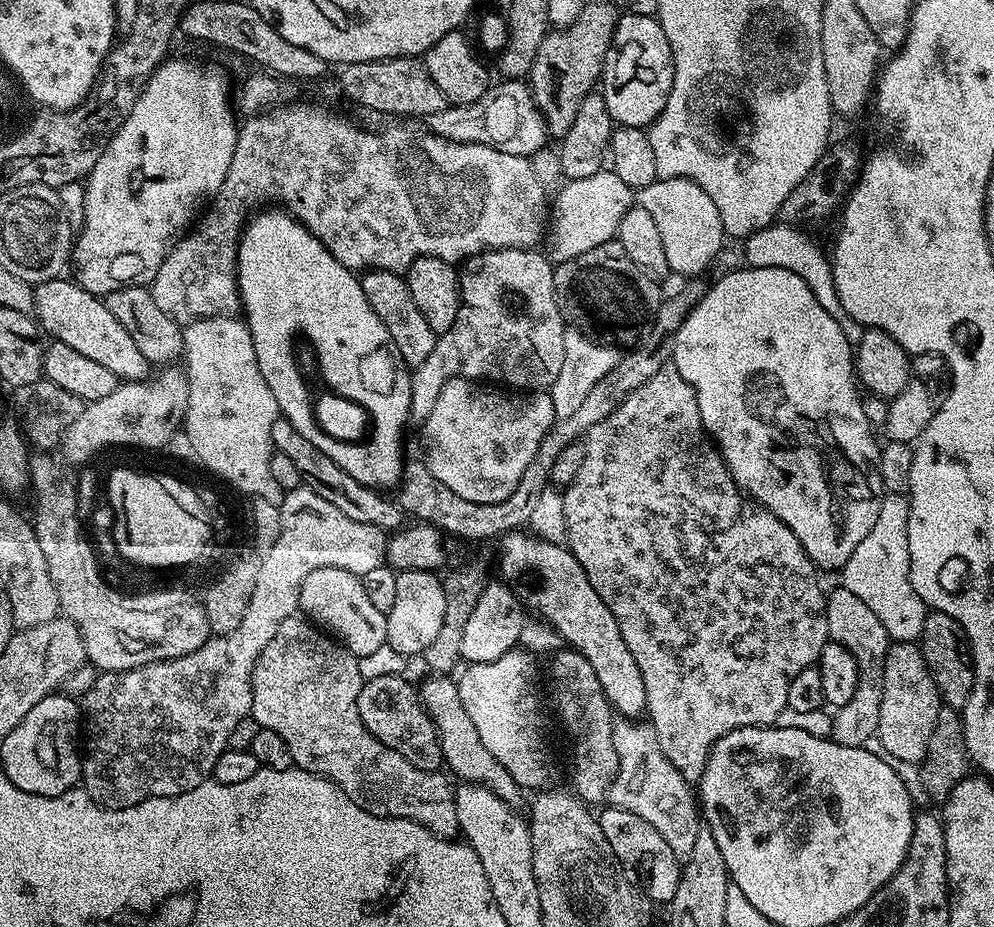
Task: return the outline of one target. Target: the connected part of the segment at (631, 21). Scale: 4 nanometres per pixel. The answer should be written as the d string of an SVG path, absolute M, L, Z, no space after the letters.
M621 15L616 21L616 33L606 54L602 77L602 95L613 121L619 126L647 129L662 114L673 86L674 58L659 19Z

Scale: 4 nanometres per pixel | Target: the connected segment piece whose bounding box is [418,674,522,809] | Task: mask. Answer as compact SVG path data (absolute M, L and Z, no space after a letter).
M432 674L428 677L430 678L424 685L422 683L419 685L418 691L424 709L427 710L428 716L436 727L446 768L448 764L447 771L457 781L466 784L481 784L482 787L489 788L494 794L498 794L498 798L502 798L502 802L506 802L514 809L519 809L522 789L516 785L514 778L510 778L502 762L498 762L494 754L486 750L486 745L478 735L478 729L474 727L474 722L470 722L470 714L466 714L466 706L462 706L457 681L448 674Z

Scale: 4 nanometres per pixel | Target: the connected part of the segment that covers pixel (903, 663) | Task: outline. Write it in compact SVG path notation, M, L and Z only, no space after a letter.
M893 643L884 659L882 714L876 731L884 747L884 756L904 764L919 765L926 754L930 734L934 734L934 722L938 722L941 707L940 689L926 666L926 658L920 653L919 643Z

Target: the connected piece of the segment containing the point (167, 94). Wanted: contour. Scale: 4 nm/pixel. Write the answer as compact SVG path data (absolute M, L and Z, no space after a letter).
M168 58L158 66L158 70L154 70L154 74L150 78L150 82L146 82L138 102L134 102L134 110L130 110L126 122L122 122L120 129L112 135L106 150L102 150L102 158L98 158L94 170L86 178L84 184L85 216L82 219L84 229L81 232L79 229L78 235L75 237L71 259L74 268L76 264L76 273L74 273L76 283L82 285L87 292L94 294L97 298L103 298L111 292L117 292L123 288L151 285L152 279L158 274L158 266L162 266L162 262L170 254L172 247L179 240L184 239L190 225L197 219L198 214L205 211L206 205L224 184L236 149L238 119L236 120L235 115L237 116L237 113L234 111L233 101L232 104L228 101L228 80L218 69L208 68L203 72L192 60L172 60L172 58Z

